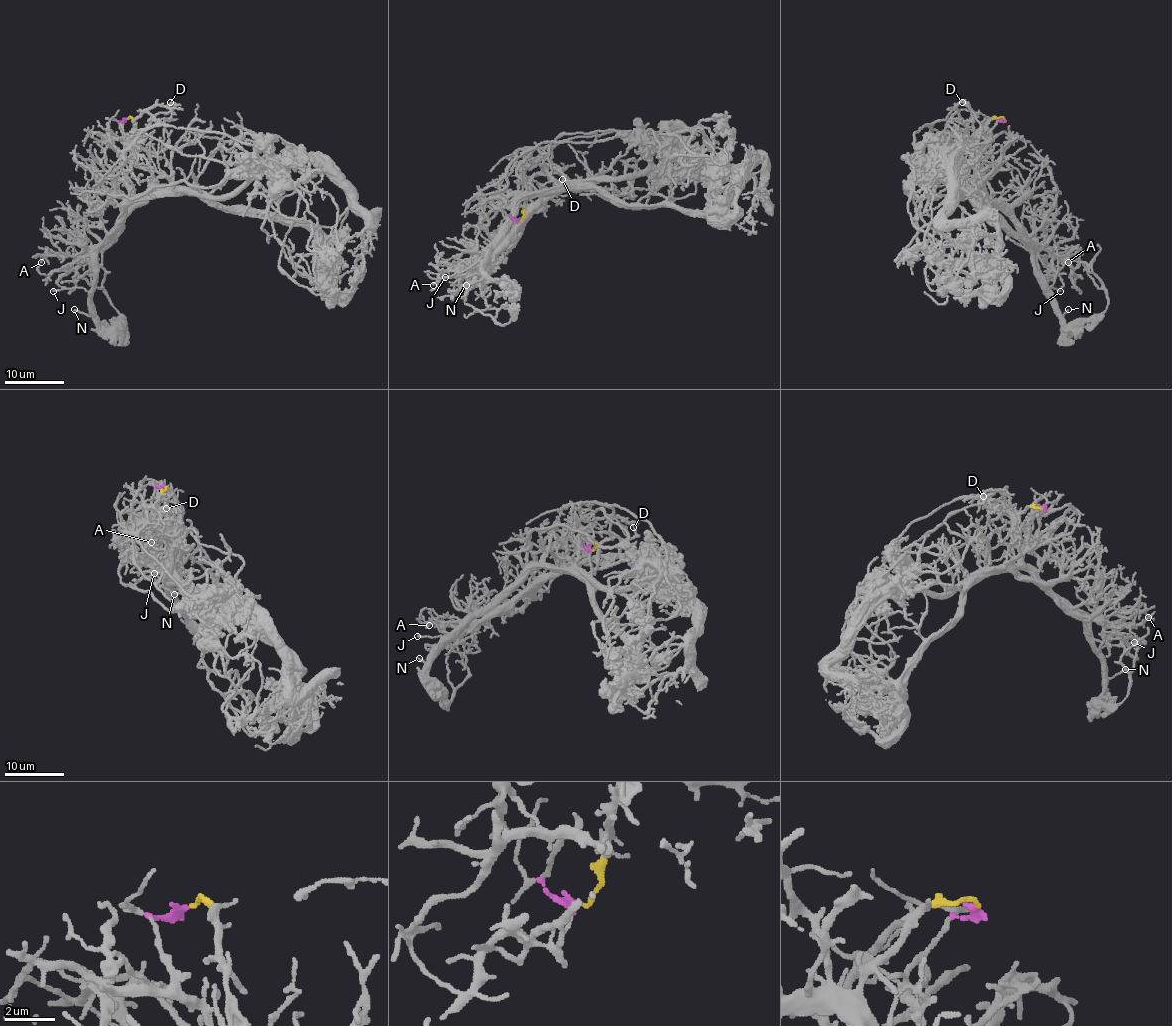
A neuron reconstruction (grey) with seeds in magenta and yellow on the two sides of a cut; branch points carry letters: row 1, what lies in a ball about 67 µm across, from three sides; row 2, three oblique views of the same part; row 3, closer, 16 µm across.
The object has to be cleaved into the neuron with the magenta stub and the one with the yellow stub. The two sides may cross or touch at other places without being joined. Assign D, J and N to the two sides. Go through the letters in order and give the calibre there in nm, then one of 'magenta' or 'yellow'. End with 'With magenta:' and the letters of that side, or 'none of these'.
D: calibre 150 nm; yellow
J: calibre 160 nm; yellow
N: calibre 170 nm; yellow
With magenta: none of these

